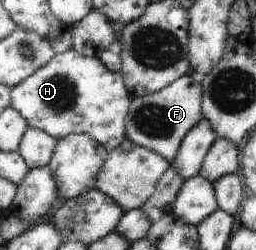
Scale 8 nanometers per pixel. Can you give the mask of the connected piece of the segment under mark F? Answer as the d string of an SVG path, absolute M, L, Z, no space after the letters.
M185 73L164 89L143 96L132 96L129 118L126 120L126 138L151 149L172 163L187 134L203 119L202 84L198 77Z

